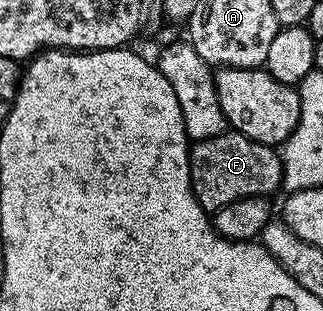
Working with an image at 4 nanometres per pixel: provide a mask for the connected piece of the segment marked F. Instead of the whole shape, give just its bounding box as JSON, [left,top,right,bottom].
[189,132,282,212]

